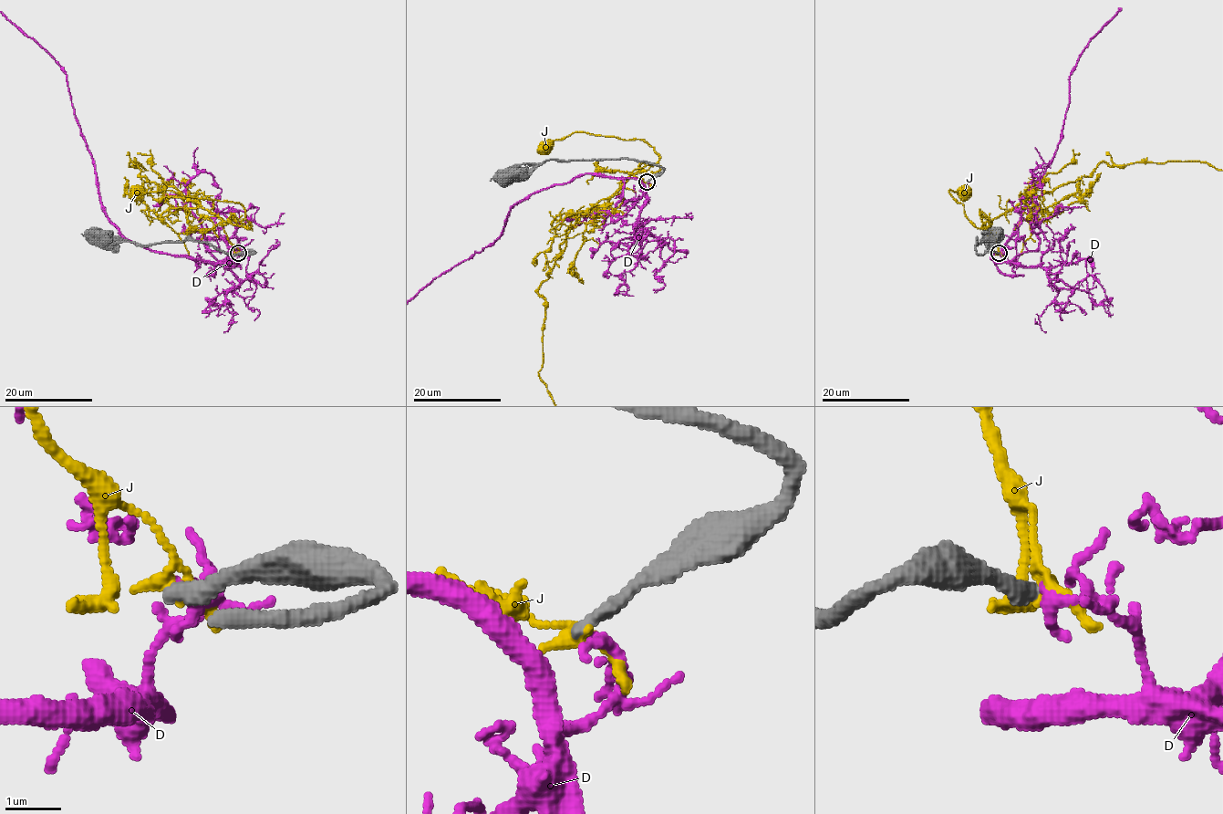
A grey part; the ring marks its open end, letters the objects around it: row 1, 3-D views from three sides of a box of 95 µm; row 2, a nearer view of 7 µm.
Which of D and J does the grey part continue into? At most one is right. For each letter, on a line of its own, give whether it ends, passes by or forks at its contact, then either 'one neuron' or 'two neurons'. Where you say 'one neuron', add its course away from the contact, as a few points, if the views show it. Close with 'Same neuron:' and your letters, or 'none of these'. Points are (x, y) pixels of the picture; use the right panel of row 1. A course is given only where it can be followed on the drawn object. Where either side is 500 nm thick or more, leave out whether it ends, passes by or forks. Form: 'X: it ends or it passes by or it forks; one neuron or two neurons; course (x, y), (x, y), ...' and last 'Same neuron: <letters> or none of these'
D: it passes by; two neurons
J: it passes by; two neurons
Same neuron: none of these

